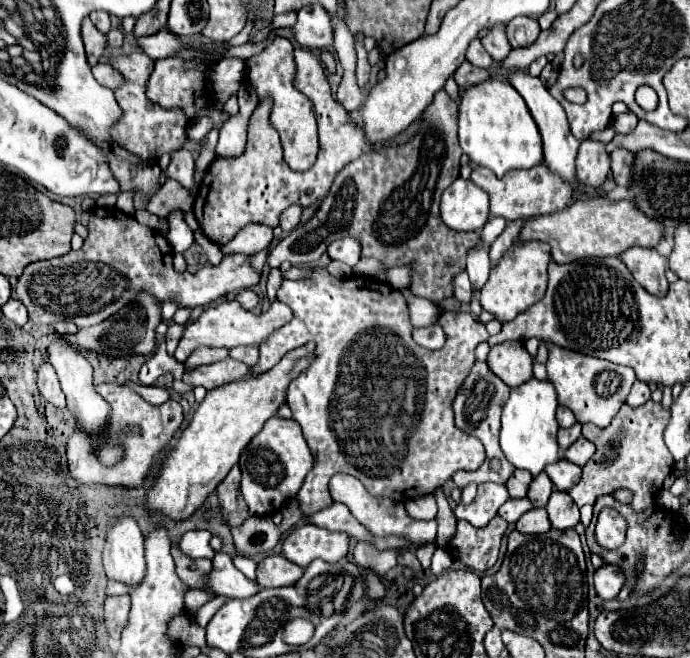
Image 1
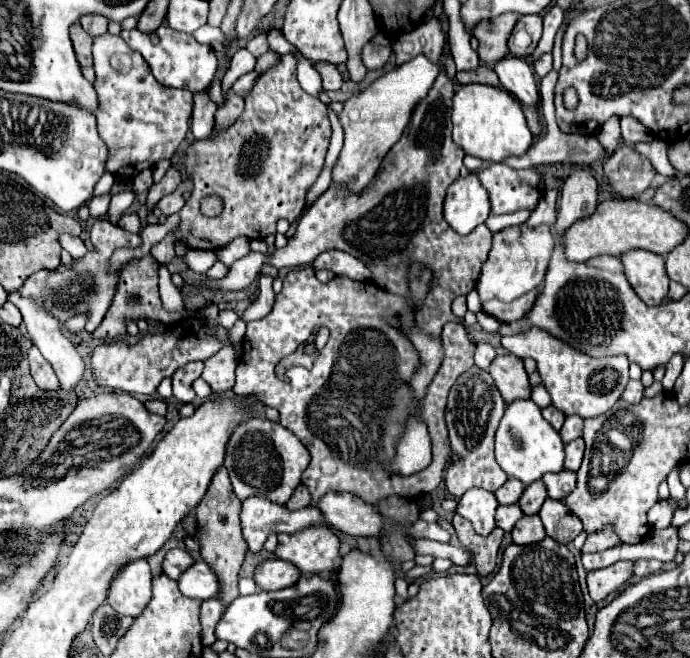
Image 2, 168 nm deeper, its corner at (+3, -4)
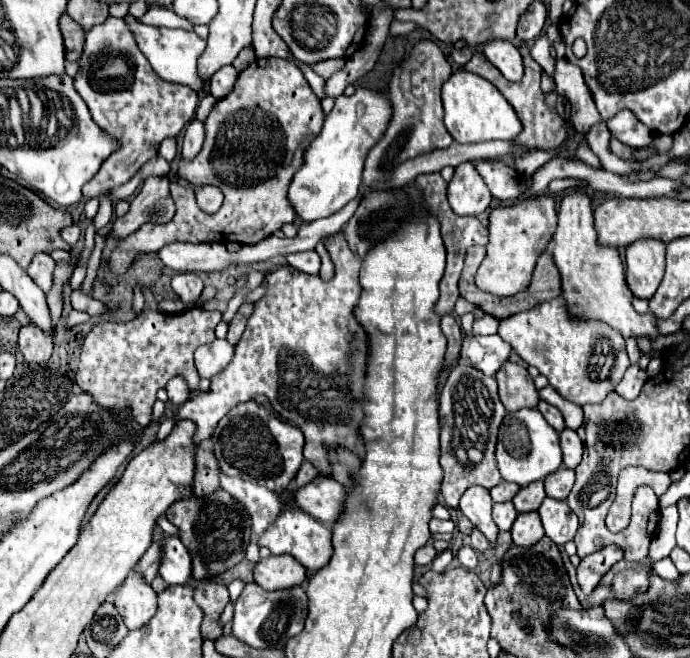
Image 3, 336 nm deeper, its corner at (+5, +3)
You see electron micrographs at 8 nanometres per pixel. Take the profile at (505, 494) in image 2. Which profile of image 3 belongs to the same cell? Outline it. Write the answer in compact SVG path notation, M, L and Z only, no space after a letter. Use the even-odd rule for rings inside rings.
M502 481L498 487L492 487L492 489L490 489L490 495L492 495L492 501L496 501L496 503L506 503L506 501L512 501L512 497L518 493L518 489L520 489L518 485Z

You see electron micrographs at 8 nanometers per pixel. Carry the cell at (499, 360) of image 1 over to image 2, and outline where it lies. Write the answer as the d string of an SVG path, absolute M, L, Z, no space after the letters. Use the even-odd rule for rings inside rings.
M512 354L496 356L496 360L492 360L488 372L494 378L494 382L506 402L530 396L530 382L528 382L528 374L524 370L522 358L512 356Z

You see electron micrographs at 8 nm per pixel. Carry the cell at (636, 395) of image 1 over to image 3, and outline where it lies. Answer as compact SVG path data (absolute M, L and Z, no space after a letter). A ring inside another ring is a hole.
M630 365L622 377L622 381L616 387L616 393L624 399L634 399L642 391L642 385L646 383L646 371L642 371L638 365Z

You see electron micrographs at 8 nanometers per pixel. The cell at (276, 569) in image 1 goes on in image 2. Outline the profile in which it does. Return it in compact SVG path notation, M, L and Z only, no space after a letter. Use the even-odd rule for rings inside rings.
M270 558L260 562L254 572L254 580L260 590L282 590L296 584L298 578L300 570L292 562L280 558Z

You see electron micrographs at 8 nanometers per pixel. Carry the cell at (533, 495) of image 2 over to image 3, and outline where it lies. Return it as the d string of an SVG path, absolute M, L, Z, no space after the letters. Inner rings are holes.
M536 481L534 485L522 487L520 493L512 499L514 507L518 513L528 513L528 511L538 511L538 507L542 505L546 493L544 493L544 483Z

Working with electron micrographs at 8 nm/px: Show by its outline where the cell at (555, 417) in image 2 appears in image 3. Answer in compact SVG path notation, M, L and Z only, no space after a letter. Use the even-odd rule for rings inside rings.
M540 401L538 403L538 411L544 415L544 419L560 433L566 425L564 425L564 419L562 419L562 413L556 409L556 407L552 407L550 403L546 403L546 401Z

